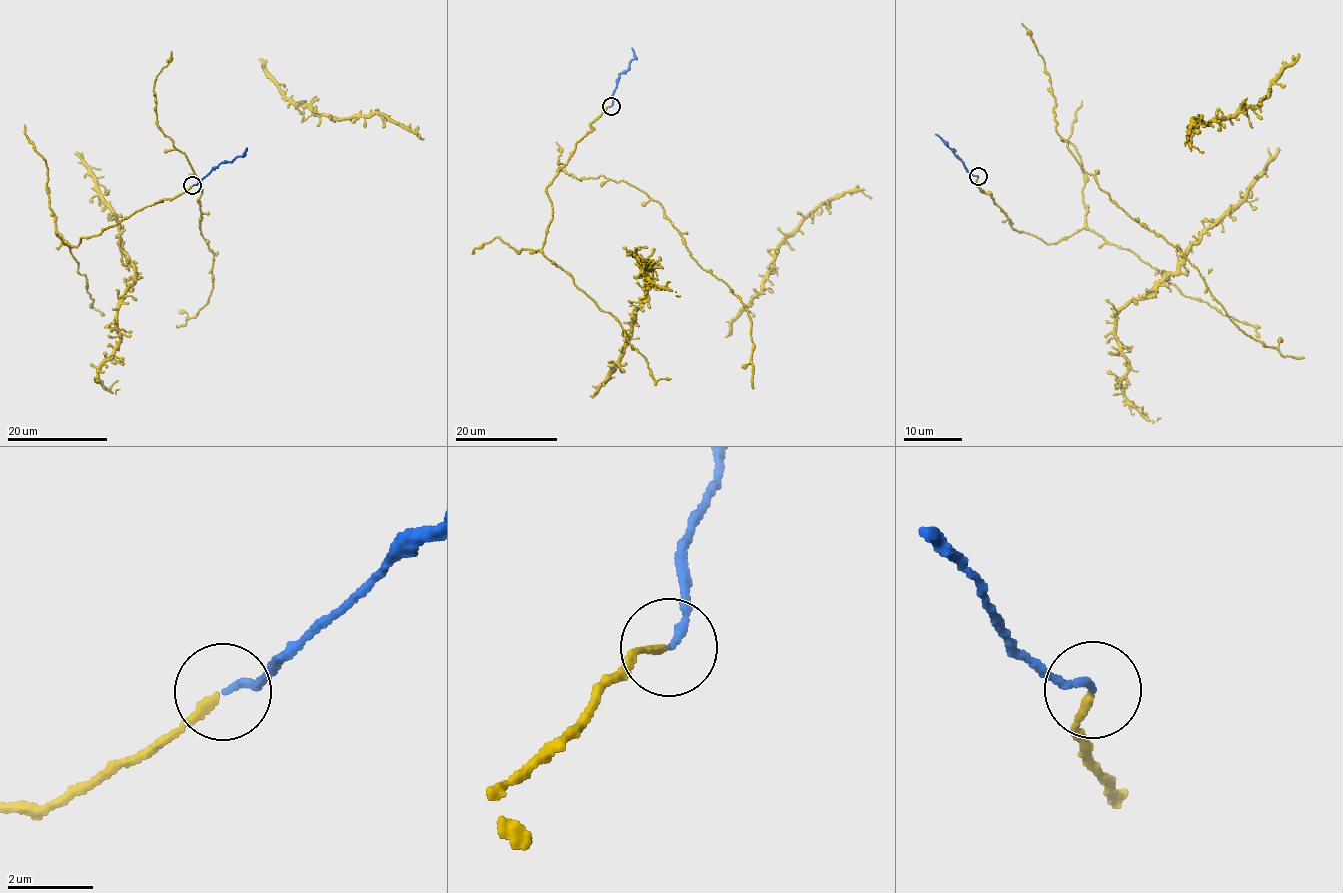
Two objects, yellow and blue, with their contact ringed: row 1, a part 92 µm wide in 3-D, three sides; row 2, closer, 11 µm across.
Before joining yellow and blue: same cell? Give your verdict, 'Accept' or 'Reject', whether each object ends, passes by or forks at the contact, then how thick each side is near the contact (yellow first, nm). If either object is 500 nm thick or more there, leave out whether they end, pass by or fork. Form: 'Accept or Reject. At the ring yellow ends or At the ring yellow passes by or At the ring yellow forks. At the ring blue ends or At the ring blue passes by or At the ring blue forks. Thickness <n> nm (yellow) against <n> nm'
Accept. At the ring yellow ends. At the ring blue ends. Thickness 180 nm (yellow) against 170 nm

